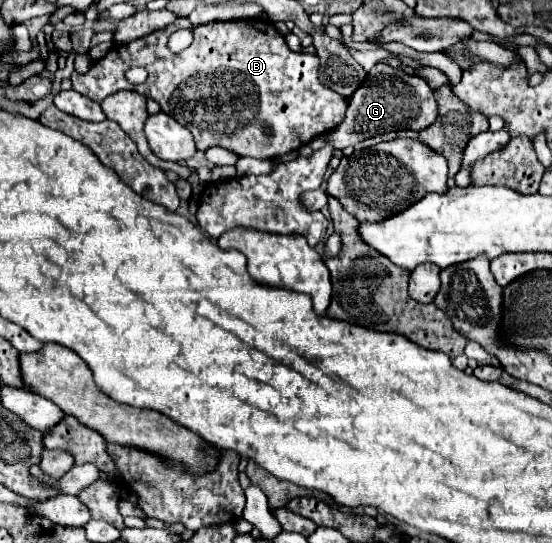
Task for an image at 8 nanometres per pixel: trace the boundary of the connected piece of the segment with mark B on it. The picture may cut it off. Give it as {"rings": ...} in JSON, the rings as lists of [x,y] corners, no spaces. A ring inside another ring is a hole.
{"rings":[[[178,18],[164,30],[156,30],[130,44],[114,44],[104,58],[94,62],[90,72],[72,74],[70,80],[74,90],[94,102],[102,102],[106,96],[120,90],[134,90],[146,98],[156,100],[164,114],[172,116],[176,122],[188,128],[196,140],[198,150],[204,152],[206,148],[222,146],[238,156],[252,156],[262,160],[278,158],[292,150],[298,150],[312,138],[332,132],[344,120],[348,102],[340,94],[320,84],[316,54],[292,52],[284,36],[276,28],[272,28],[272,24],[262,20],[236,20],[236,22],[210,22],[194,26],[194,42],[178,54],[170,52],[168,48],[170,34],[190,26],[192,22],[188,18]],[[132,66],[144,66],[148,70],[148,80],[144,84],[134,86],[124,78],[126,70],[130,70]],[[262,124],[272,126],[270,136],[262,132]]]}

